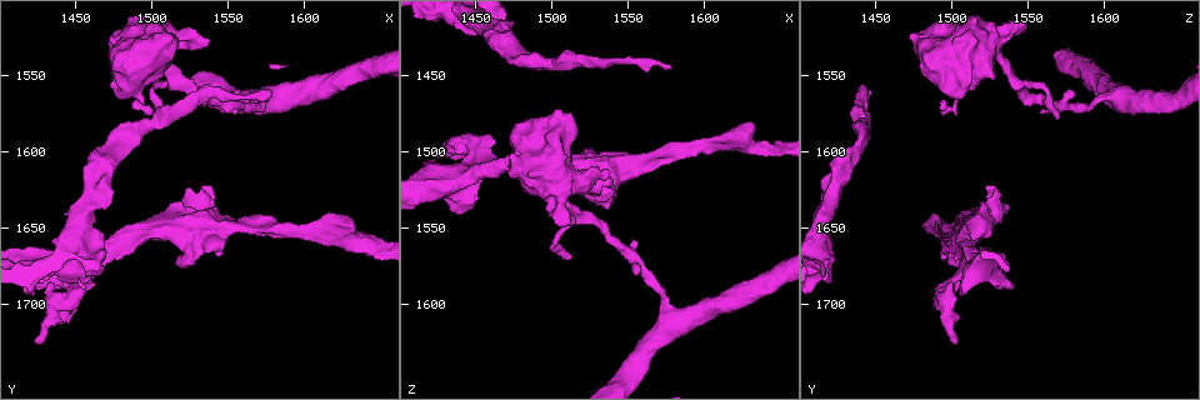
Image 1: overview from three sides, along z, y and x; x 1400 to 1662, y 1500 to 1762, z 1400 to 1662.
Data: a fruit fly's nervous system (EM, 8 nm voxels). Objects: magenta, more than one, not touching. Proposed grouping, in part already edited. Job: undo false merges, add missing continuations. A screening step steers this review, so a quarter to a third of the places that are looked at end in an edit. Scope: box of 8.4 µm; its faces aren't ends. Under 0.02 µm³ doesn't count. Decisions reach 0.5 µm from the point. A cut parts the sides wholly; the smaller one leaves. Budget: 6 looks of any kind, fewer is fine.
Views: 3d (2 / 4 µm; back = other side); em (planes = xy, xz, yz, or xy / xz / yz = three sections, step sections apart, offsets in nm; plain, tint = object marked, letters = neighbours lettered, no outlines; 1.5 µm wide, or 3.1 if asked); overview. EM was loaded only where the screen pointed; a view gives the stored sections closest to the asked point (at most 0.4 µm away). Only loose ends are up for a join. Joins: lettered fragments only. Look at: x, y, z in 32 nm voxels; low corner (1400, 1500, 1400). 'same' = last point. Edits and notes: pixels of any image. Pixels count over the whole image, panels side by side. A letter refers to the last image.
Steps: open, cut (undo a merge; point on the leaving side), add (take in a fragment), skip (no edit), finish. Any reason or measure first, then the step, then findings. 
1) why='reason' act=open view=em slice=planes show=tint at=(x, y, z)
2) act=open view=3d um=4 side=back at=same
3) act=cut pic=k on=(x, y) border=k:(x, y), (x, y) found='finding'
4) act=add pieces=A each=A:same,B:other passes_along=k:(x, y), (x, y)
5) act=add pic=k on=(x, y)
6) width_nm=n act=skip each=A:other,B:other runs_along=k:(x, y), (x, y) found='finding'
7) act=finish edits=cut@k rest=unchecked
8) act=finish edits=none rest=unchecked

why='thick turns thin' act=open view=3d um=4 at=(1524, 1568, 1440)

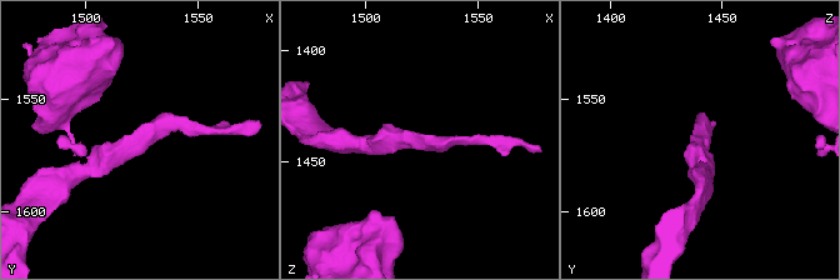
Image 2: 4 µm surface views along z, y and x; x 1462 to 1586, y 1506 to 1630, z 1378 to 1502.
why='need the tissue' act=open view=em slice=xz step=4 show=tint at=(1524, 1567, 1441)

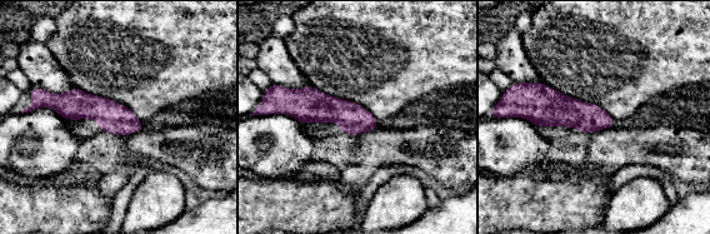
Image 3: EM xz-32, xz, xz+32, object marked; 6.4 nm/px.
act=open view=em slice=planes show=letters at=same

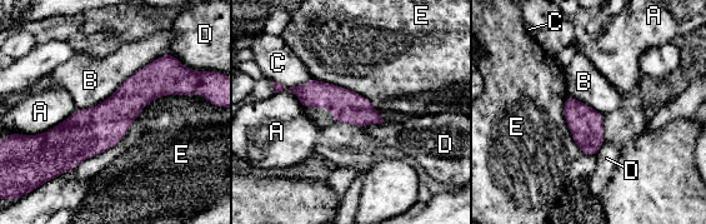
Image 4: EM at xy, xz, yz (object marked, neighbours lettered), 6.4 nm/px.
act=skip each=A:other,B:other,C:other,D:other,E:other border=4:(169, 53), (108, 98), (78, 109) found='all the same neuron'

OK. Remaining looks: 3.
why='an open end' act=open view=3d um=4 at=(1578, 1560, 1446)

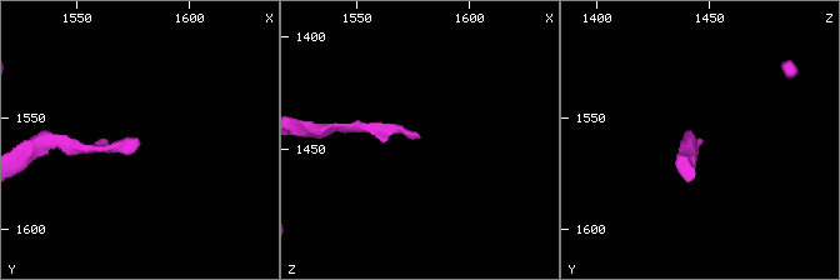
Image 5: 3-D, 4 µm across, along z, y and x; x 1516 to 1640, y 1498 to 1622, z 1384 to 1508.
act=open view=em um=3.1 slice=xy step=16 show=tint at=(1577, 1561, 1444)

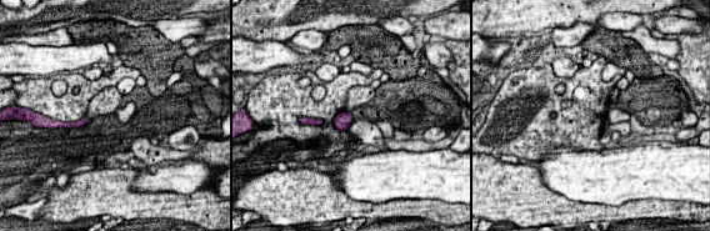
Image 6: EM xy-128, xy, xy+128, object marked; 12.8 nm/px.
why='another direction' act=open view=em um=3.1 slice=planes show=letters at=same

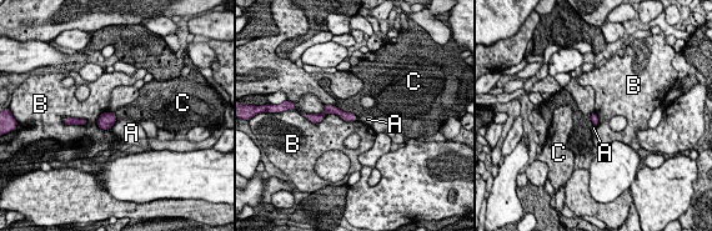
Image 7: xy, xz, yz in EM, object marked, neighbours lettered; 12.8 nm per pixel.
act=skip each=A:other,B:other,C:other found='no lettered fragment goes on from it'

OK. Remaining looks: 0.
act=finish edits=none rest=unchecked

